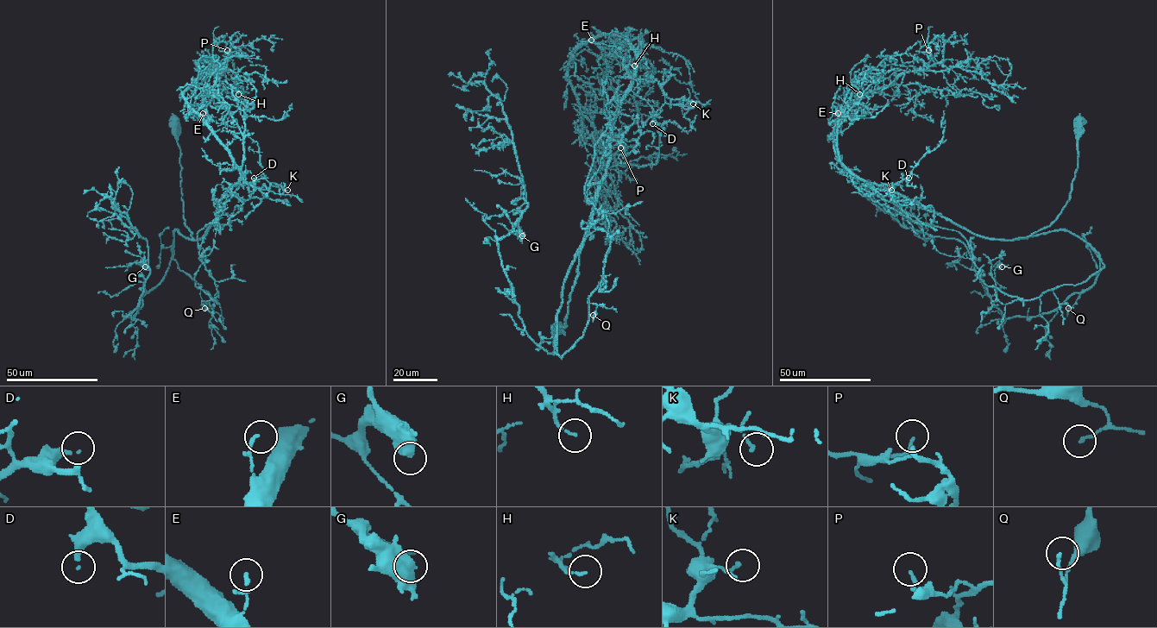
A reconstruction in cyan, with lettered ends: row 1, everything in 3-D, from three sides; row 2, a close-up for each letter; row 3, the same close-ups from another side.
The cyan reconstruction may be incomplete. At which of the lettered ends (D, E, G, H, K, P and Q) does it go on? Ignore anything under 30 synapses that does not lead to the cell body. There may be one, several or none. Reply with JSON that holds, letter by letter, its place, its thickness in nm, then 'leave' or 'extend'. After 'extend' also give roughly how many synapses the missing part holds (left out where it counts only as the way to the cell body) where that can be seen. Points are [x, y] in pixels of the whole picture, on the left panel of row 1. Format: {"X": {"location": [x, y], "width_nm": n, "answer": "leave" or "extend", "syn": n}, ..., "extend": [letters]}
{"D": {"location": [254, 178], "width_nm": 180, "answer": "extend", "syn": 50}, "E": {"location": [203, 113], "width_nm": 100, "answer": "leave"}, "G": {"location": [145, 266], "width_nm": 600, "answer": "leave"}, "H": {"location": [238, 94], "width_nm": 100, "answer": "leave"}, "K": {"location": [287, 190], "width_nm": 160, "answer": "leave"}, "P": {"location": [227, 50], "width_nm": 140, "answer": "leave"}, "Q": {"location": [204, 308], "width_nm": 130, "answer": "leave"}, "extend": ["D"]}

